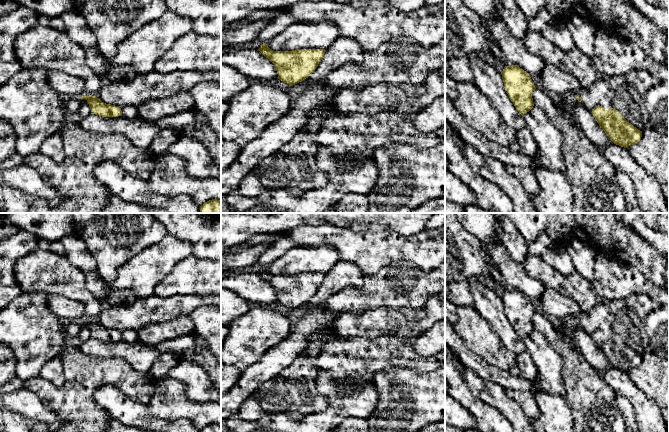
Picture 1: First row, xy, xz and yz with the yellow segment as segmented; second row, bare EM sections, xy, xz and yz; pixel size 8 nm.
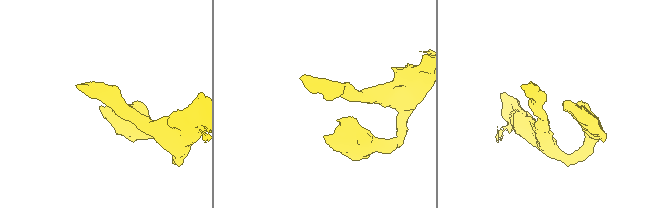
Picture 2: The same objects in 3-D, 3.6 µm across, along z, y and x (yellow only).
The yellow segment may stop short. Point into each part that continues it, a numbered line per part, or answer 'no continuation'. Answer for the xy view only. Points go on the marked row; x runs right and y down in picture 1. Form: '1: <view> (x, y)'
no continuation

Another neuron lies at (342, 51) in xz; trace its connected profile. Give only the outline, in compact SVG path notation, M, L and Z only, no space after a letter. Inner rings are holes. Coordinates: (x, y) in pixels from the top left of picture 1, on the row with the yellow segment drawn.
M337 37L326 49L324 57L319 62L315 71L302 82L314 84L324 80L334 70L341 68L348 63L361 63L363 51L361 45L349 38Z

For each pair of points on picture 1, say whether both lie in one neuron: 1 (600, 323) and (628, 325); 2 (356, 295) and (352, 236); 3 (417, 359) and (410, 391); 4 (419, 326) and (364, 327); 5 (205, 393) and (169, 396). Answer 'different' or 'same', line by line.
1: same
2: different
3: different
4: same
5: different

